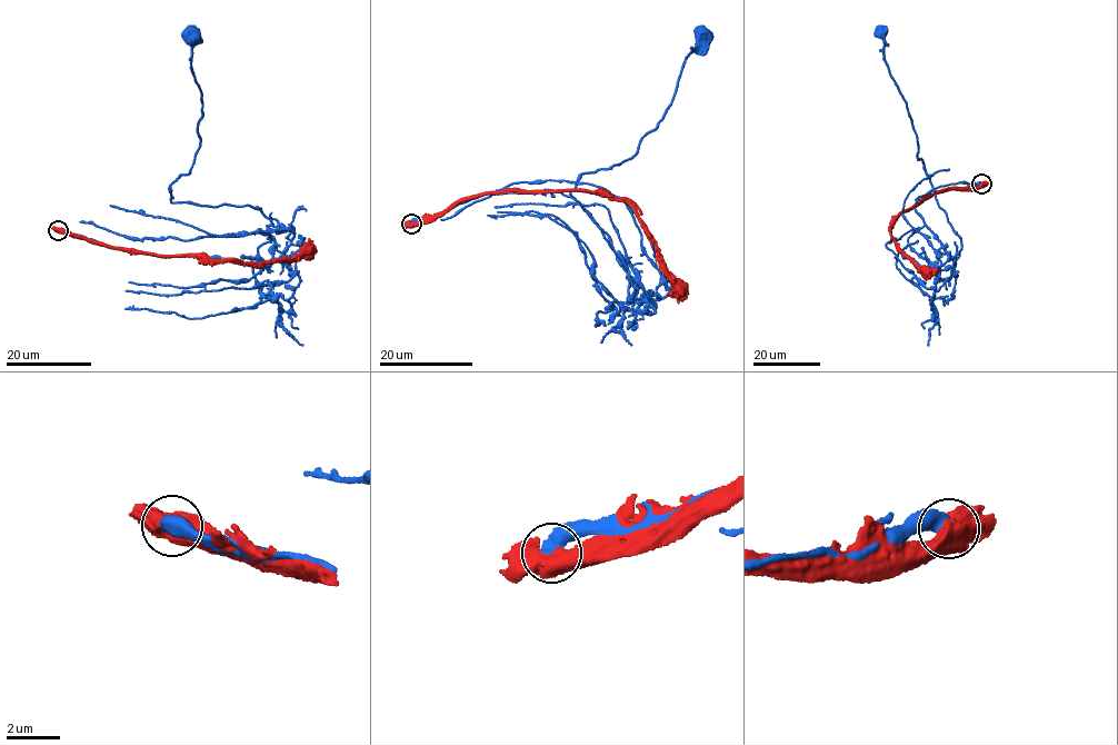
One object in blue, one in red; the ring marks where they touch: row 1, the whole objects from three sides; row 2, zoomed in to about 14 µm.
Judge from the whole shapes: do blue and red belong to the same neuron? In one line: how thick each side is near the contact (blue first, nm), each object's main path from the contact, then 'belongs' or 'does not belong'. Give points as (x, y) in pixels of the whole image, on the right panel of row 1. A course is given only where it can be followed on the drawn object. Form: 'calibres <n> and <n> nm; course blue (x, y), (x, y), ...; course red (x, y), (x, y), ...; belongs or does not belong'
calibres 550 and 700 nm; course blue (981, 185), (935, 194), (899, 215), (890, 228), (900, 252), (939, 269), (961, 246), (918, 158), (882, 31); course red (981, 185), (971, 191), (942, 190), (925, 198), (900, 212), (888, 229), (917, 267), (936, 270); does not belong

